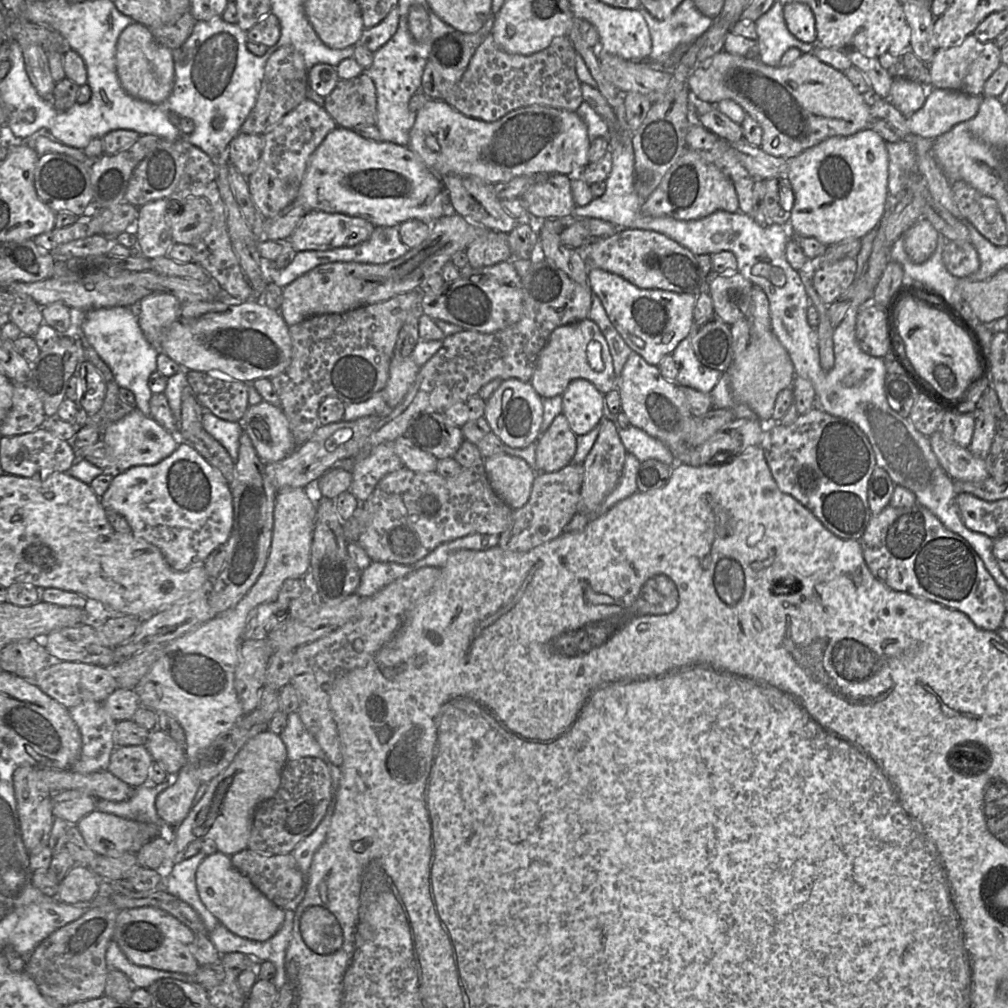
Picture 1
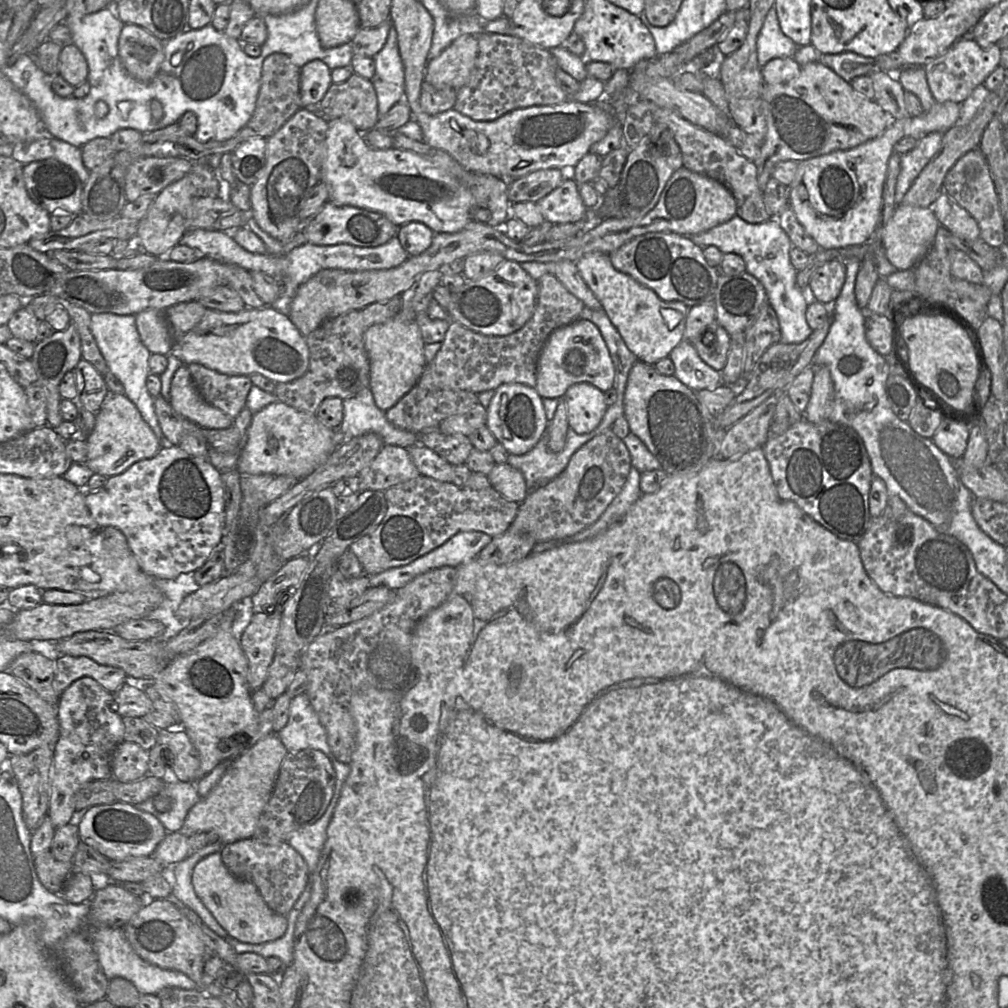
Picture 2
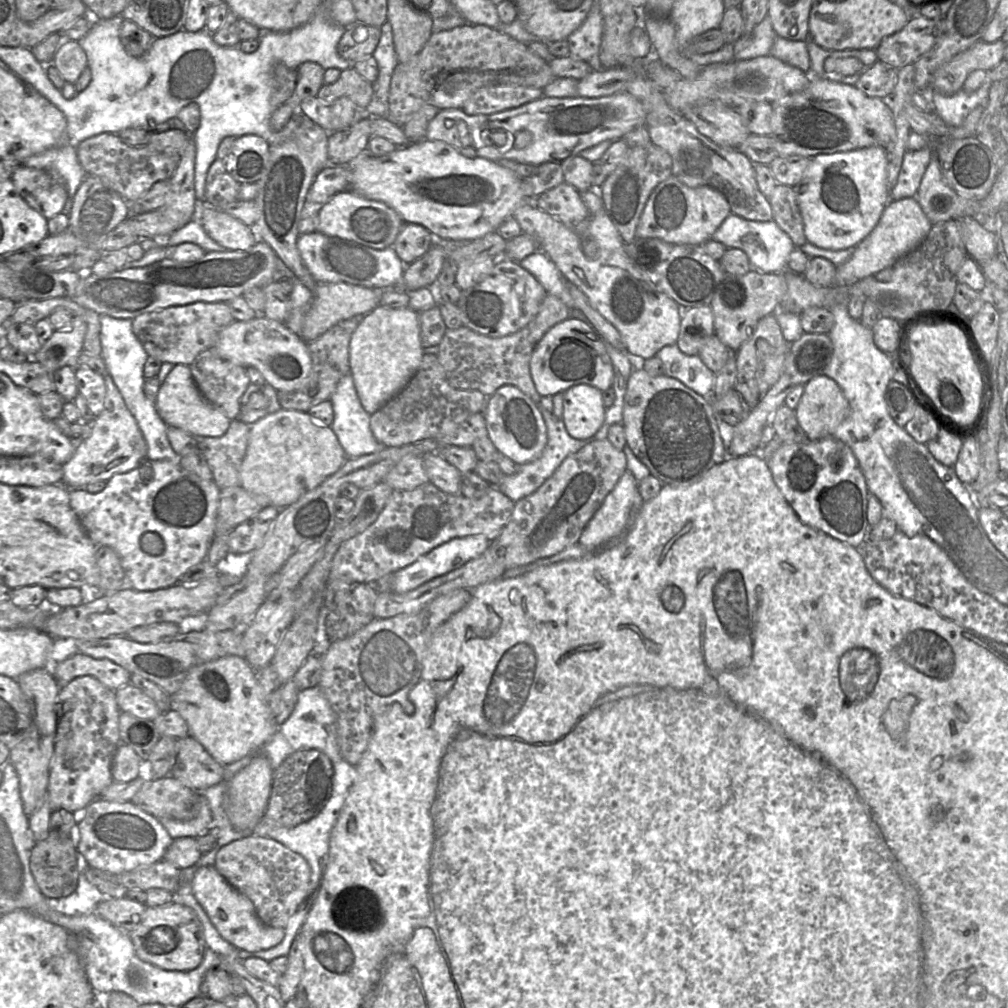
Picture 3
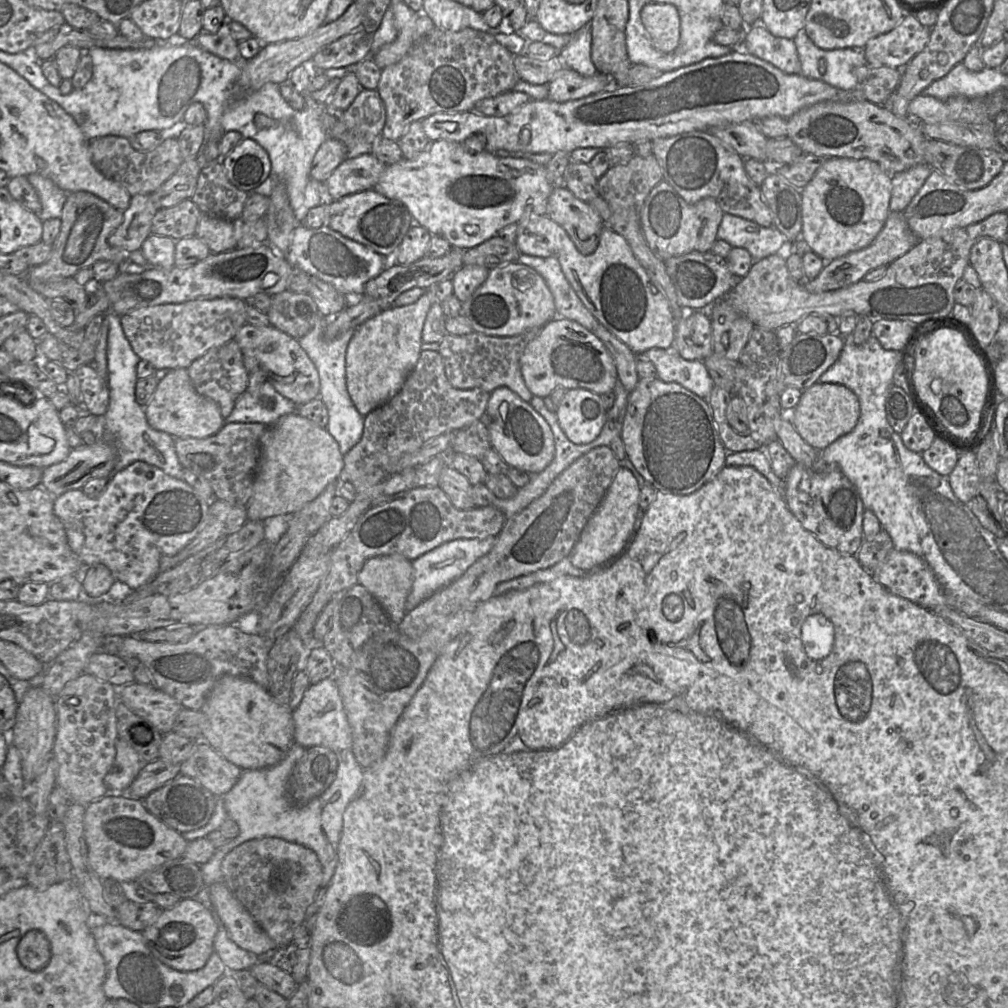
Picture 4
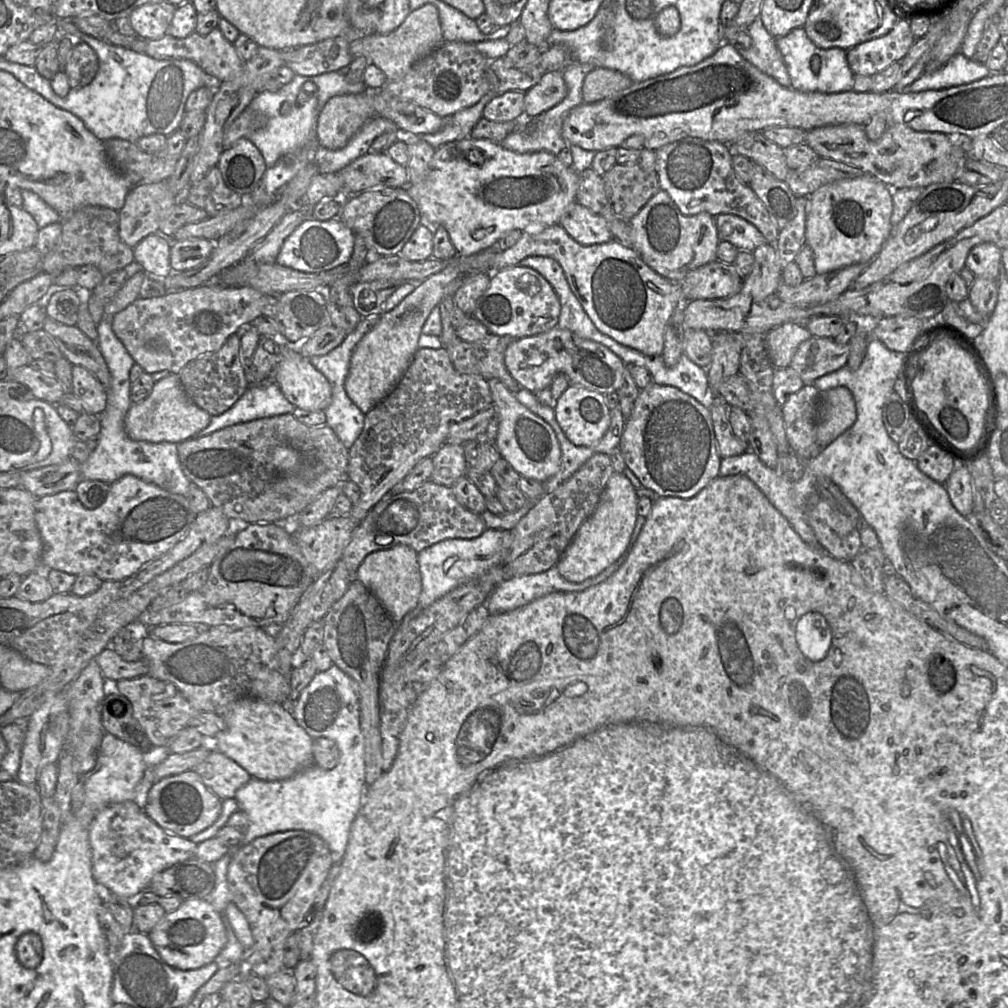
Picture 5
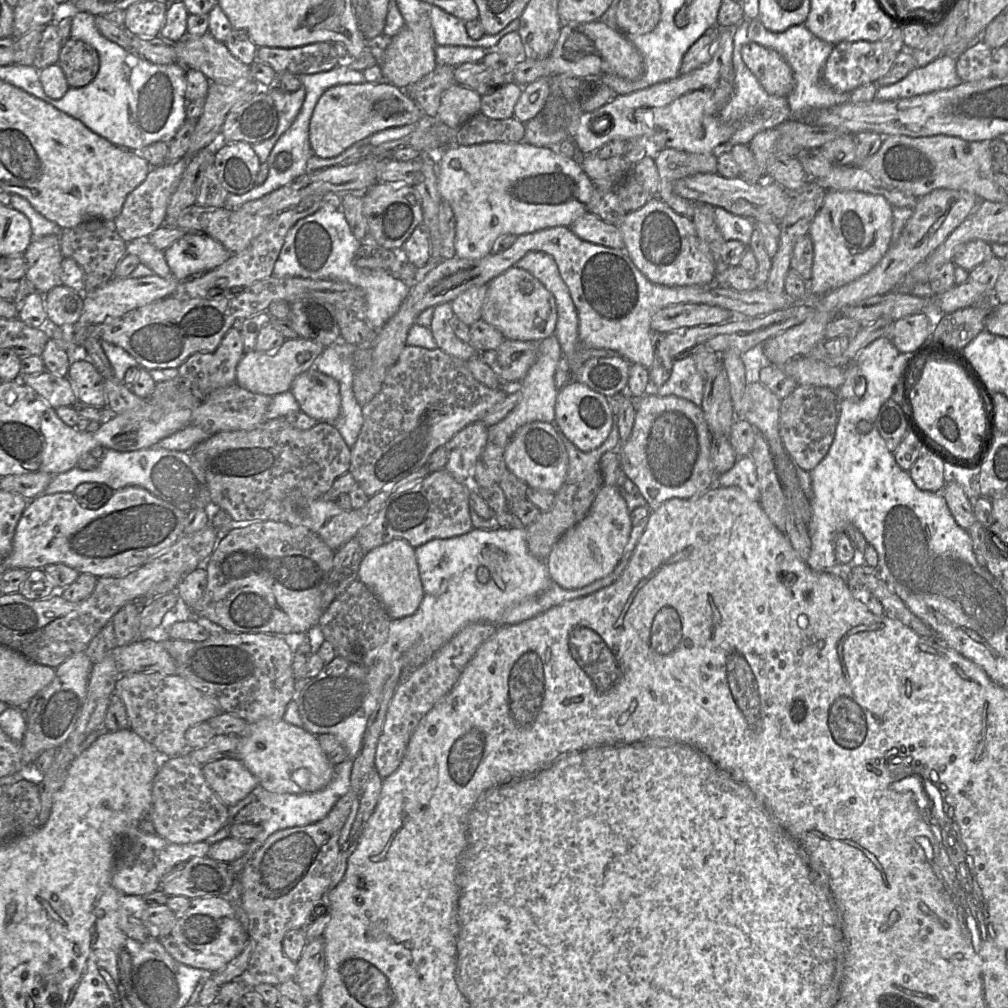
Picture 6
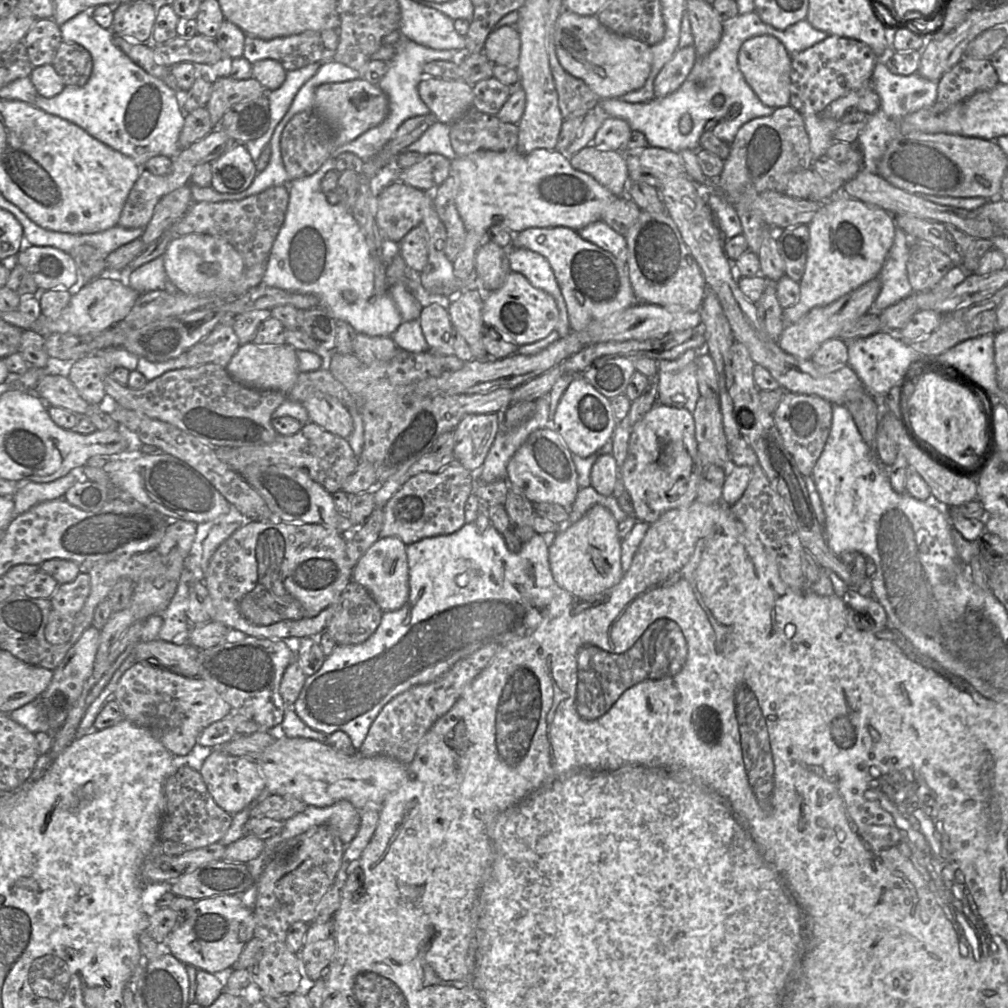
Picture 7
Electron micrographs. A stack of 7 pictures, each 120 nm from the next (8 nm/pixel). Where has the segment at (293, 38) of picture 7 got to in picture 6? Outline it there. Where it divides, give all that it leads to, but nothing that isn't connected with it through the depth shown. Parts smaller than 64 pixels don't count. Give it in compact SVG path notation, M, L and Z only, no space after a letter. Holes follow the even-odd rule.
M317 42L294 48L258 47L256 59L272 67L278 74L289 72L295 75L329 71L342 62L329 42Z

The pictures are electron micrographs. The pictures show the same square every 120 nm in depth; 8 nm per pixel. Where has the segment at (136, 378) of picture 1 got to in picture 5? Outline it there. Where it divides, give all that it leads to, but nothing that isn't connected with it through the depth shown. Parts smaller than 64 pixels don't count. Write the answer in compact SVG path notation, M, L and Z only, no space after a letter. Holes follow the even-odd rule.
M104 315L100 323L96 325L96 330L98 347L111 374L111 385L106 409L98 415L101 420L101 430L97 437L98 446L91 452L88 460L80 466L82 480L100 480L112 484L123 476L131 474L168 492L187 497L191 481L181 467L177 444L134 441L127 435L124 420L132 405L129 374L136 362L113 332L110 318Z

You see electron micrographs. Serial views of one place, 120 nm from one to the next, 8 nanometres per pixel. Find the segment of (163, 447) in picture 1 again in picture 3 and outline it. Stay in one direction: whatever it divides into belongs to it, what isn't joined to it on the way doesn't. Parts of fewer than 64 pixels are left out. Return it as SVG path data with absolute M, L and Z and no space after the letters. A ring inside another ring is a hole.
M108 372L104 376L104 382L104 409L94 419L91 435L76 446L72 458L62 465L62 484L69 488L83 488L97 481L107 482L114 475L133 470L146 459L147 444L143 434Z

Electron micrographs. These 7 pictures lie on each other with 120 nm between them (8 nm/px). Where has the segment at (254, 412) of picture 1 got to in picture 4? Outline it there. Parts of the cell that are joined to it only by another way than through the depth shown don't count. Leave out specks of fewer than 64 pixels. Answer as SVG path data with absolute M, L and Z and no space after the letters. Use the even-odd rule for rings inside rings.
M297 412L285 415L267 427L260 439L260 456L252 496L246 506L249 521L296 514L338 479L344 458L338 443L326 428L319 427Z

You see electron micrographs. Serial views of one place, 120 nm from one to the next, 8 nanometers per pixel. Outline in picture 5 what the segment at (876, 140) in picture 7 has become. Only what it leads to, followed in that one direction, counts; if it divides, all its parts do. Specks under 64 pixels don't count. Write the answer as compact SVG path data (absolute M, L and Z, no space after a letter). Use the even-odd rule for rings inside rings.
M957 53L943 67L933 73L922 73L903 93L942 90L983 79L992 72L985 64L977 63Z

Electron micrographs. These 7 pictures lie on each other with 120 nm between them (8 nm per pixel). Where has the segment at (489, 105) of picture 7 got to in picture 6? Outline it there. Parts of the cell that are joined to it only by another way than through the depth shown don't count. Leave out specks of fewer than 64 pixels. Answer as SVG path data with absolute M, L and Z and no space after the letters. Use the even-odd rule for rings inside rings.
M516 82L507 83L494 92L483 95L480 111L493 119L506 119L514 116L514 106L523 86Z

